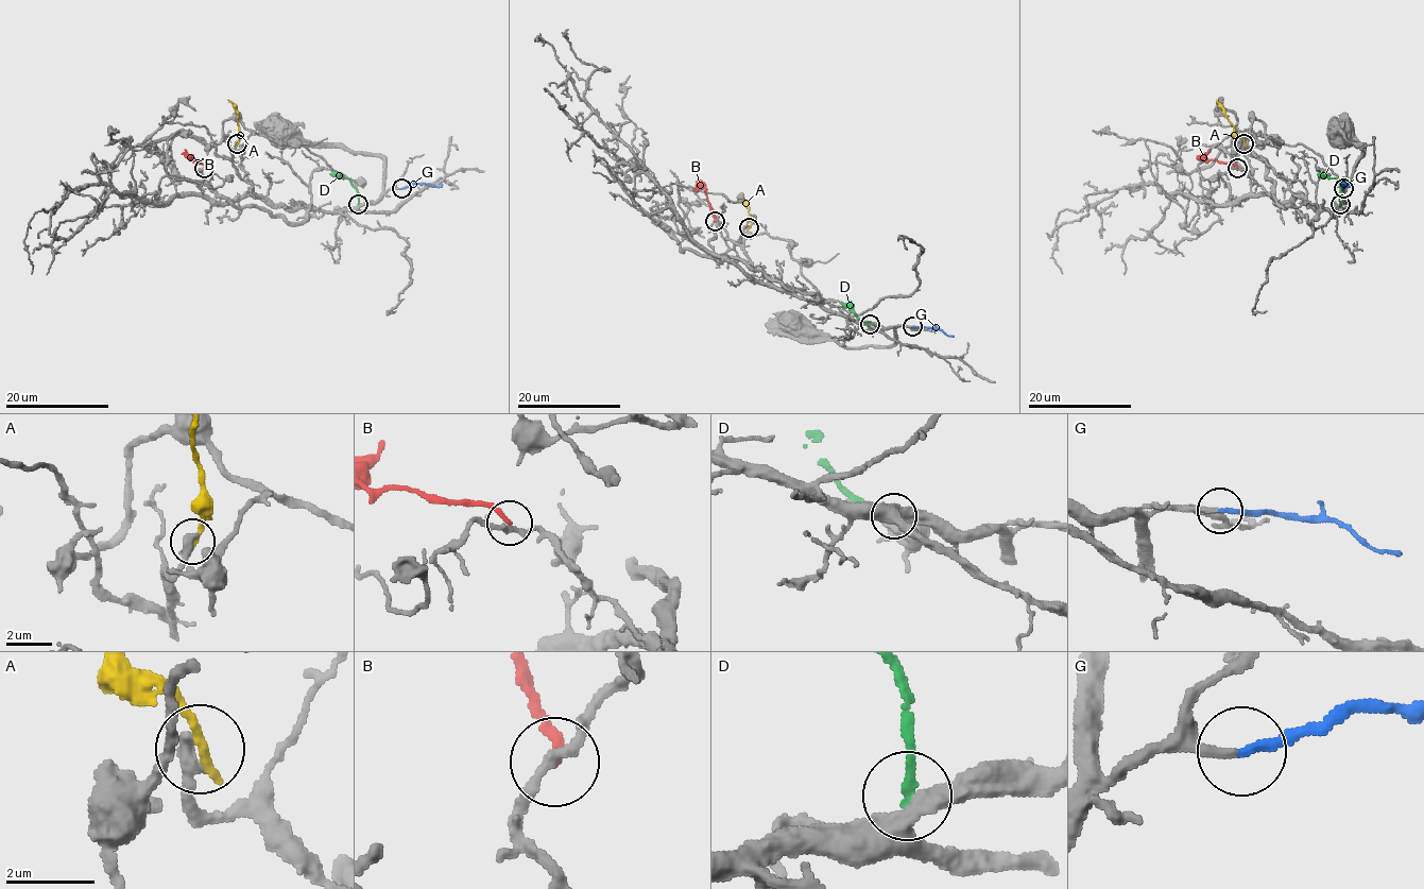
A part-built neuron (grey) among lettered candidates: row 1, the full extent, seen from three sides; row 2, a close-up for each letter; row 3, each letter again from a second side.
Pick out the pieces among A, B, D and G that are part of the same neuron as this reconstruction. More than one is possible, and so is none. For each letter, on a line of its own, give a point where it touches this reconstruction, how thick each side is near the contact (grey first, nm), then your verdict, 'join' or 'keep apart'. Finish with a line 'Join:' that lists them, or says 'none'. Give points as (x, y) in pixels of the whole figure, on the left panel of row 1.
A: (237, 143) | 420/260 nm | keep apart
B: (204, 168) | 240/240 nm | keep apart
D: (358, 204) | 440/200 nm | keep apart
G: (401, 188) | 220/200 nm | join
Join: G

